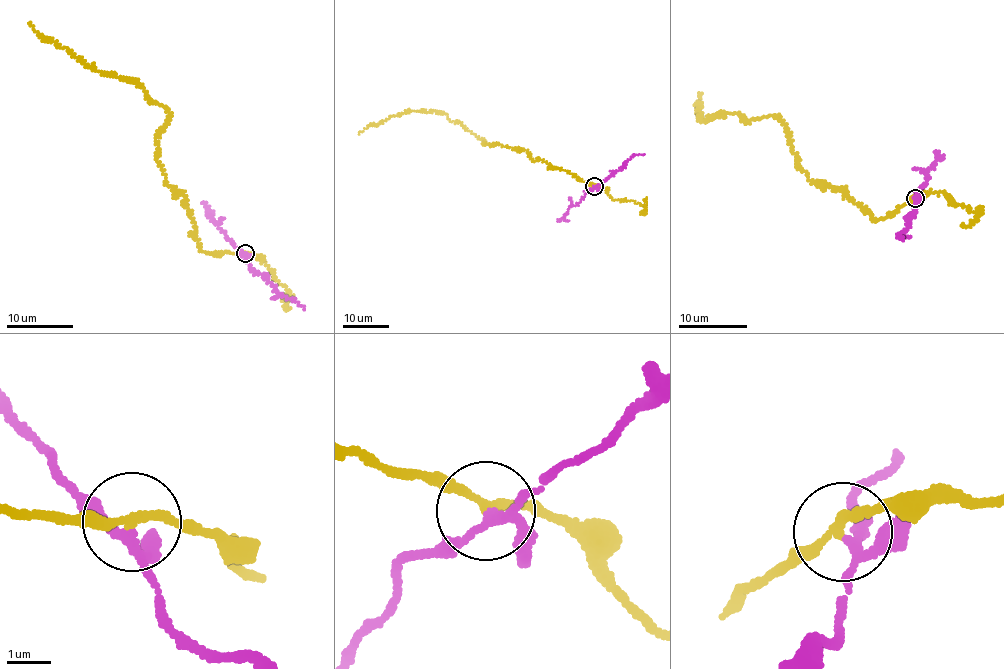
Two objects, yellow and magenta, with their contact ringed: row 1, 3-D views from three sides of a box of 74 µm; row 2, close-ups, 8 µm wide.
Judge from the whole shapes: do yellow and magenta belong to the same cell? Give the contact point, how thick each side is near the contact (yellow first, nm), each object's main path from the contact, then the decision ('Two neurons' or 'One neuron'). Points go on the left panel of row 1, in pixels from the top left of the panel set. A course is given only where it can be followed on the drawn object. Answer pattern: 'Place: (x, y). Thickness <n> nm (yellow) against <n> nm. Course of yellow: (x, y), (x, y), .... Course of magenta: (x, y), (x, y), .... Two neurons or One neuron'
Place: (245, 253). Thickness 170 nm (yellow) against 150 nm. Course of yellow: (245, 254), (202, 250), (180, 190), (169, 186), (156, 159), (166, 108), (137, 82), (90, 67), (30, 22). Course of magenta: (245, 254), (249, 267), (272, 285), (277, 293), (303, 308). Two neurons

